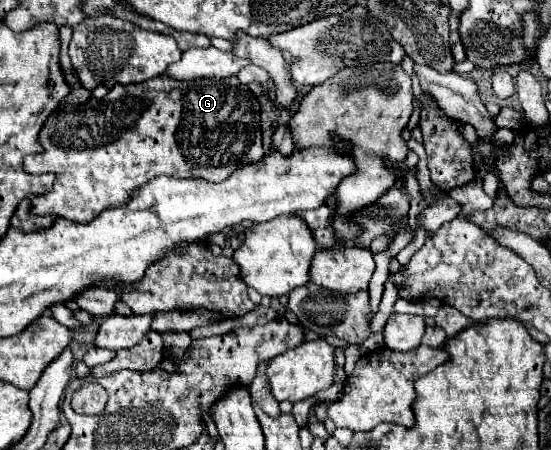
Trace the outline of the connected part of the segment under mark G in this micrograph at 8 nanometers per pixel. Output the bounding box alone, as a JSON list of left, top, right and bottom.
[23,76,265,222]

